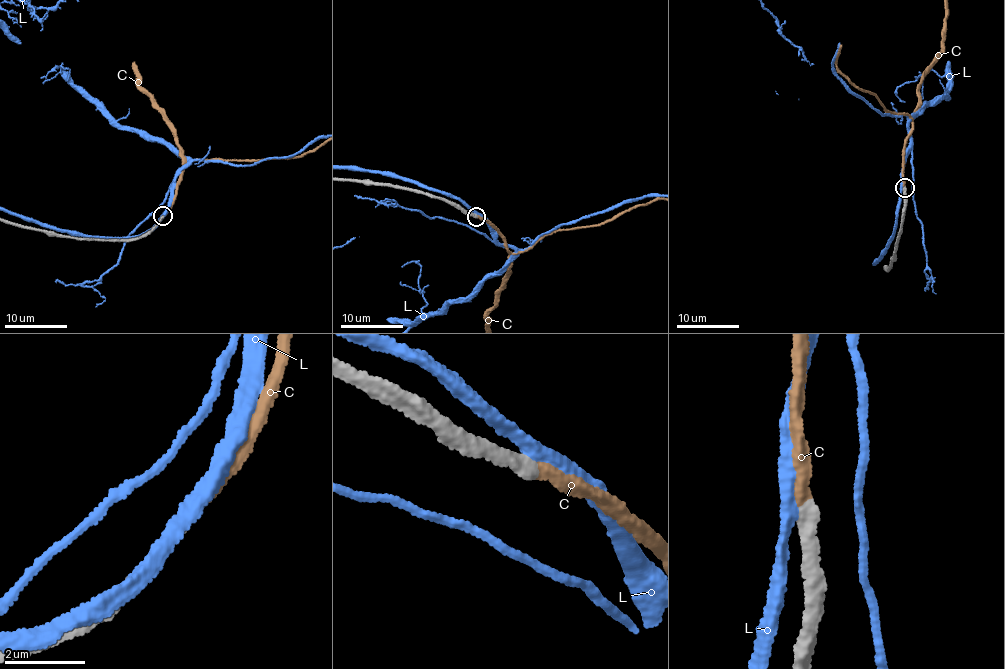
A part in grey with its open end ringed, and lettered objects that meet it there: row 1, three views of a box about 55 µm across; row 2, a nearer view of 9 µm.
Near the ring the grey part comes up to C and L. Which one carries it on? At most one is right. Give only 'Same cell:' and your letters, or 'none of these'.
Same cell: C

